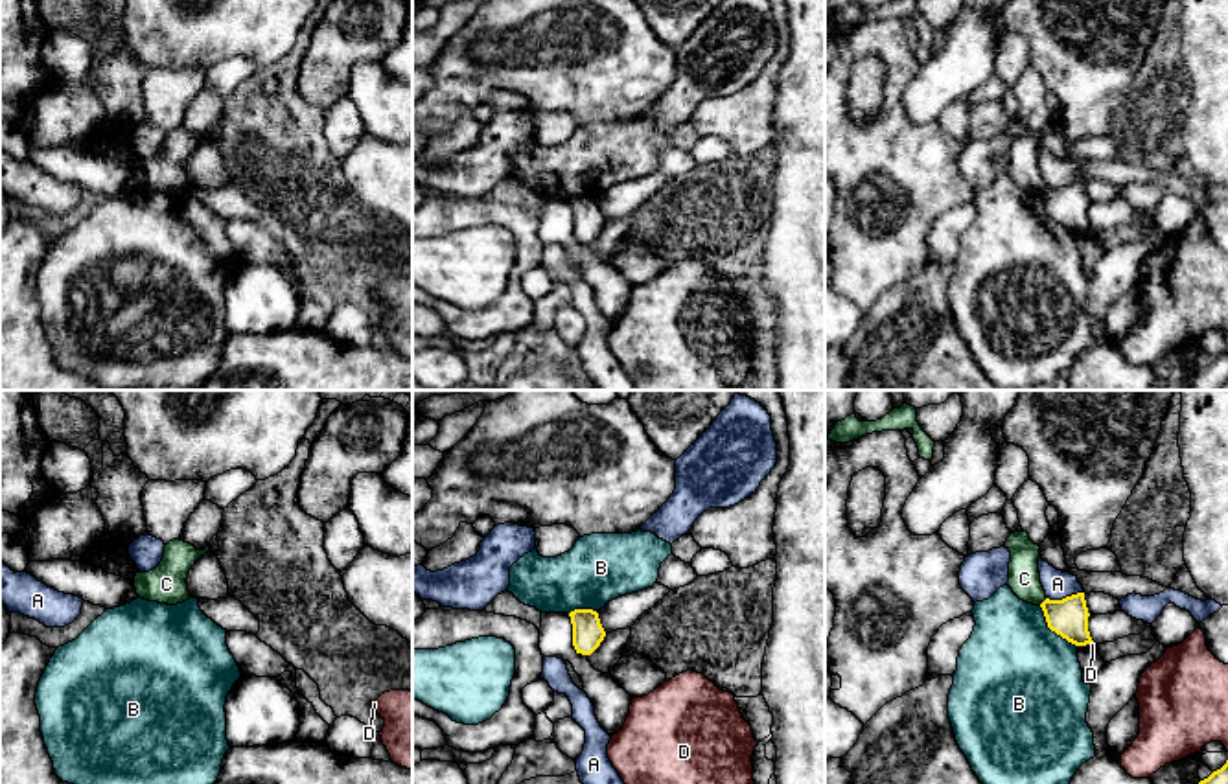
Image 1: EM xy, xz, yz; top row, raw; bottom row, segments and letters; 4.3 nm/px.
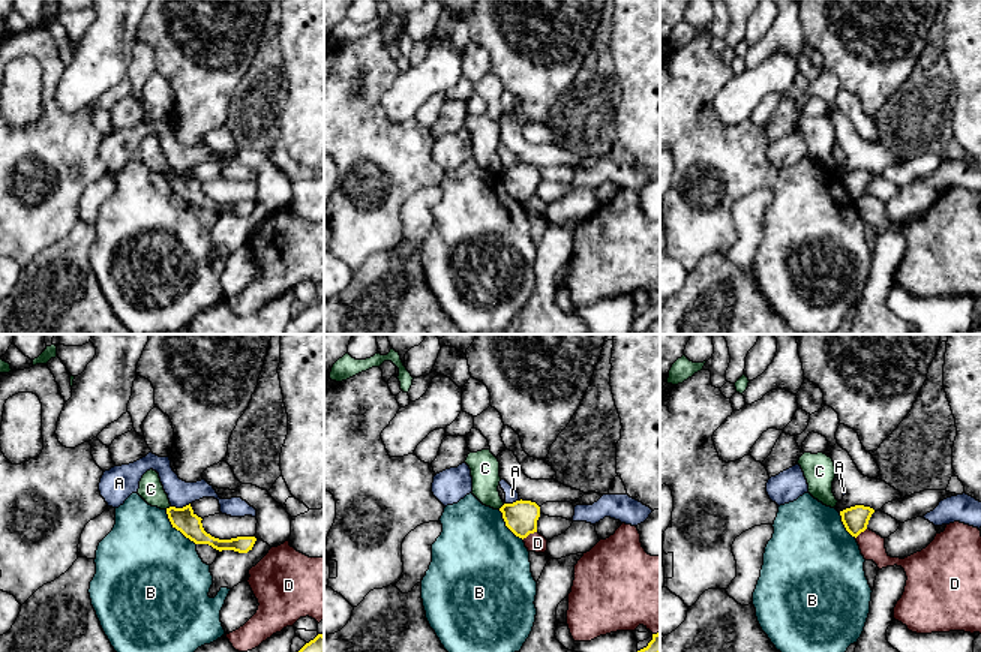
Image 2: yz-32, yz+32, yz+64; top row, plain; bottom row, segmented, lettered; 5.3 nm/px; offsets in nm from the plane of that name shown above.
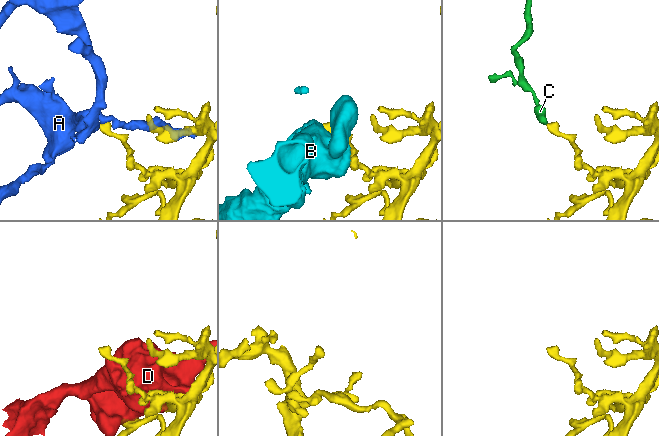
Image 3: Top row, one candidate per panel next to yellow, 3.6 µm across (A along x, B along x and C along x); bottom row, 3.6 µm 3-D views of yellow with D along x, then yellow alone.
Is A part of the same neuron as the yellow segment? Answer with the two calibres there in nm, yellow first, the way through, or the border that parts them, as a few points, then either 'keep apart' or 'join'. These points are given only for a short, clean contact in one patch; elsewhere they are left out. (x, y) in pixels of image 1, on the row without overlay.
170/120 nm | along yz (1083, 179), (1061, 186), (1046, 186) | keep apart

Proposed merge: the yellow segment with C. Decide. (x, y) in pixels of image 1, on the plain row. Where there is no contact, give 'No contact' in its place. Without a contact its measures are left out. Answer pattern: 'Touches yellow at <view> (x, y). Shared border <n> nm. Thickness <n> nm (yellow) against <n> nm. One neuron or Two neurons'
Touches yellow at yz (1044, 188). Shared border 50 nm. Thickness 170 nm (yellow) against 140 nm. Two neurons

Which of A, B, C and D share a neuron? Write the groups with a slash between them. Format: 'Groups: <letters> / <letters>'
Groups: A / B / C / D

